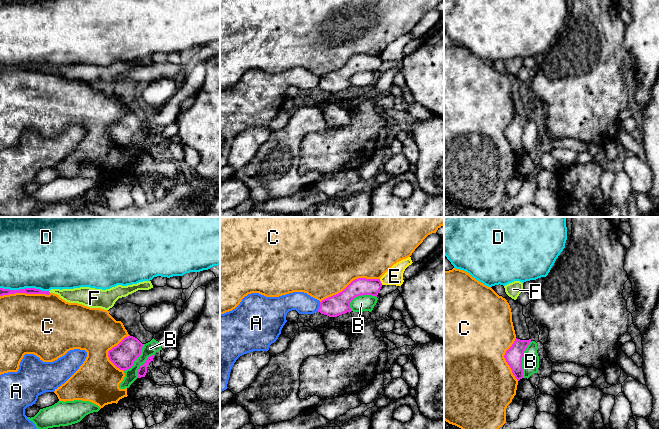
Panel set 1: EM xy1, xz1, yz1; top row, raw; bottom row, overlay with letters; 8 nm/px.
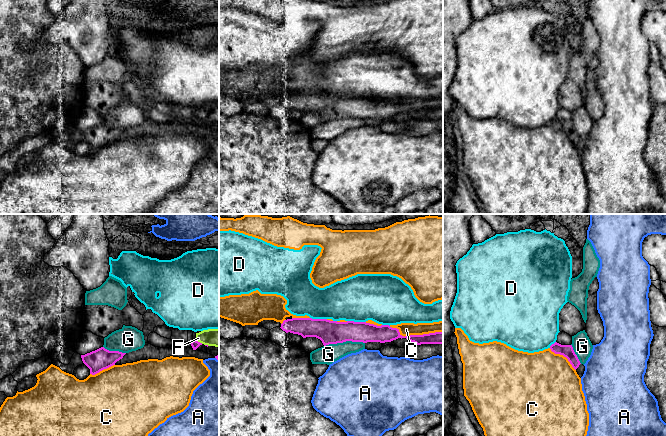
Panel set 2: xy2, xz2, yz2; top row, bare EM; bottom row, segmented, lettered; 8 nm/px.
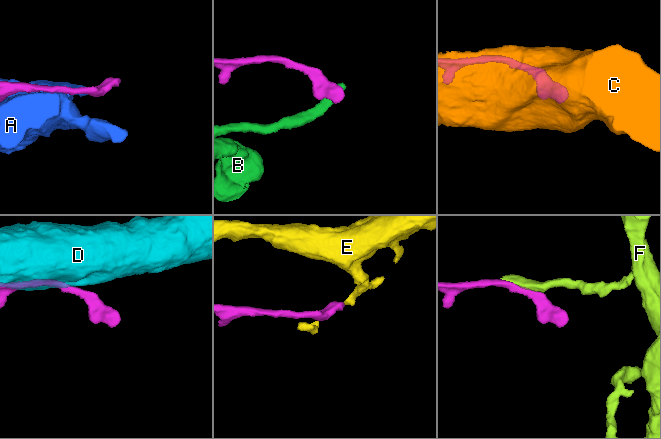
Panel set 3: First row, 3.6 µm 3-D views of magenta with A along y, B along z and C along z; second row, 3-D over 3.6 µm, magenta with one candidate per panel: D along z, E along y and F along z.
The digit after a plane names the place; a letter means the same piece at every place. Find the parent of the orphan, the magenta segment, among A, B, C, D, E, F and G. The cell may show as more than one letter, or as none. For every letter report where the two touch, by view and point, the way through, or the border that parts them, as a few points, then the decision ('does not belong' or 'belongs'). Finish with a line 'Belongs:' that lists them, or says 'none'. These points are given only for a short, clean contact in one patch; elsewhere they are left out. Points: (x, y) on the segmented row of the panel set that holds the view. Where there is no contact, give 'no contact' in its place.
A: contact xz1 (319, 307); does not belong
B: contact yz1 (521, 359); border yz1 (531, 341), (522, 357), (522, 377); does not belong
C: contact xz1 (350, 283); does not belong
D: contact xy1 (24, 289); does not belong
E: contact xz1 (380, 282); border xz1 (379, 279), (382, 284); does not belong
F: contact xy2 (199, 342); does not belong
G: contact xz2 (344, 341); does not belong
Belongs: none

